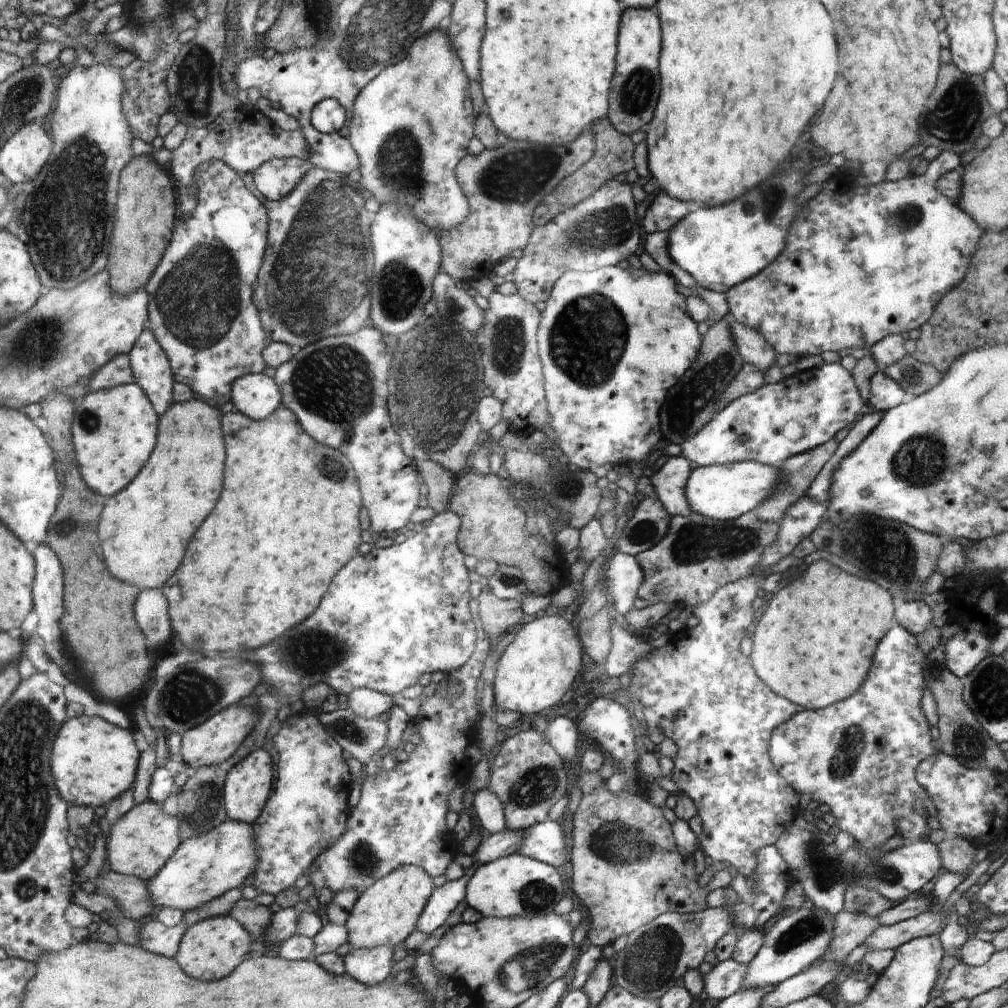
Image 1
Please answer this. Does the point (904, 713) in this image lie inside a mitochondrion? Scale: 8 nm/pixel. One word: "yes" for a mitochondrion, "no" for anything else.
no

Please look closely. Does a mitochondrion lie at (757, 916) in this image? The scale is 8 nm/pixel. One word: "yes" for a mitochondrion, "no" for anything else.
no

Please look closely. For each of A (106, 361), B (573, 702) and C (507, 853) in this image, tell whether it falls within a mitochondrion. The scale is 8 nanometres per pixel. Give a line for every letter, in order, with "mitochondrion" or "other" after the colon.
A: other
B: other
C: other

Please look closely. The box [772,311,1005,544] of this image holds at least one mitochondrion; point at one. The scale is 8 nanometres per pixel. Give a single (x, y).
(921, 462)

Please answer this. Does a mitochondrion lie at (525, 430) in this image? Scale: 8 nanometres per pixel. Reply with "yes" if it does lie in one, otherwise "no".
no

